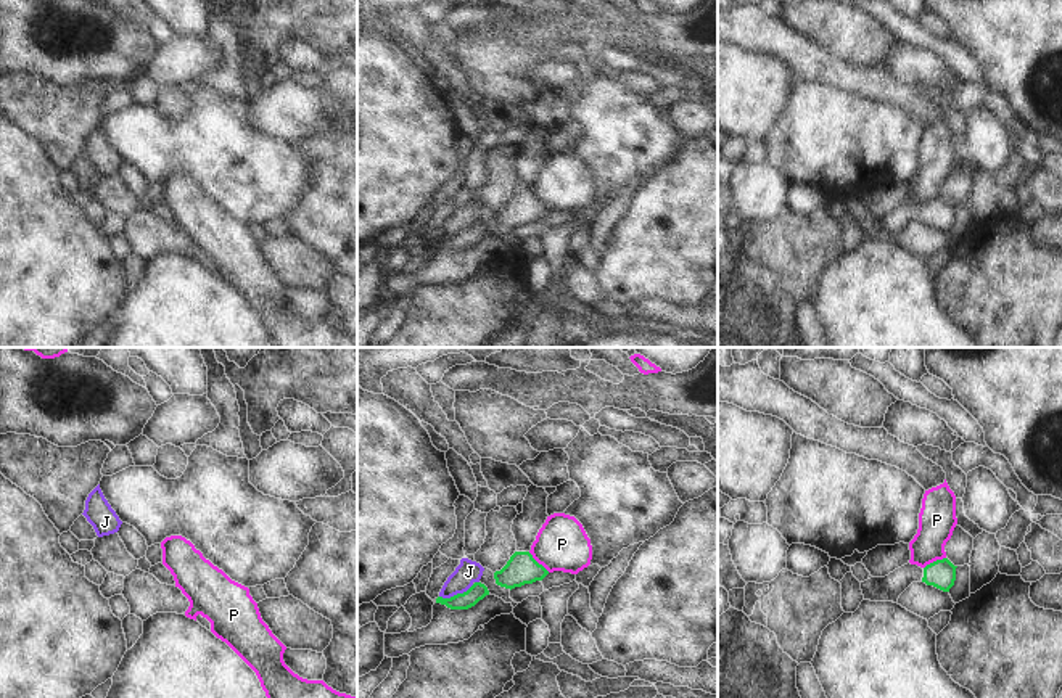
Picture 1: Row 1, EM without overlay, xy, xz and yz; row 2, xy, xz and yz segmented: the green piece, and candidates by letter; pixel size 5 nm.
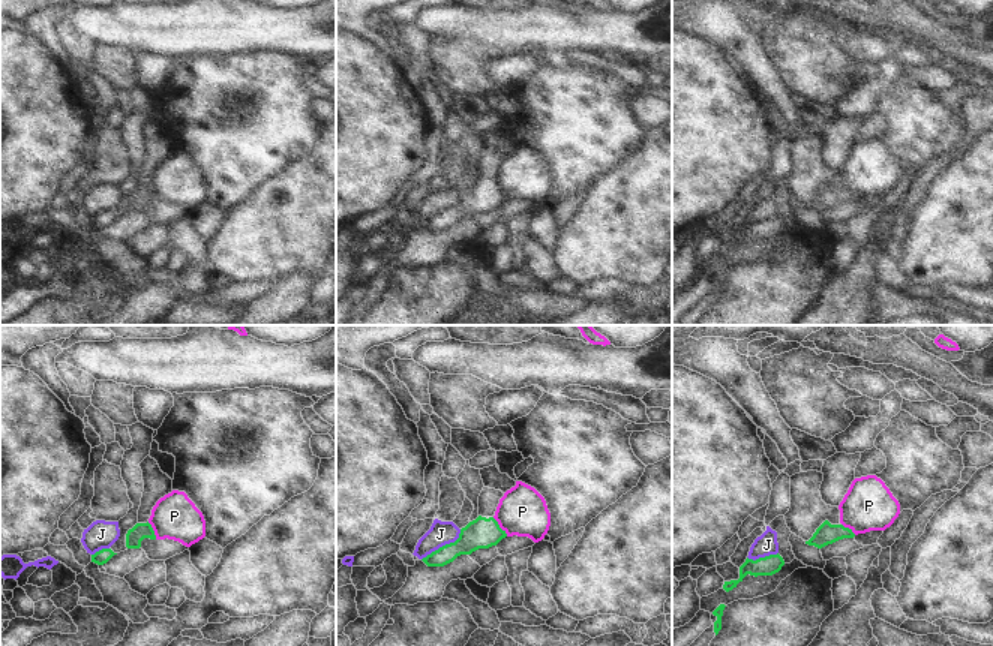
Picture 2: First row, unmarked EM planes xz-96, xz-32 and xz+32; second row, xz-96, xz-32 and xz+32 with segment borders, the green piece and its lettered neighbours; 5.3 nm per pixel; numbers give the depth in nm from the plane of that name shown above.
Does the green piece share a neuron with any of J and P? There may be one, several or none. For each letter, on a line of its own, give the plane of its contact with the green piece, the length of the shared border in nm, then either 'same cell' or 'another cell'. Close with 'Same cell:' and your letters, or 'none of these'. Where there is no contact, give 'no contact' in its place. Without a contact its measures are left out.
J: meets green in xz; contact 220 nm long; another cell
P: meets green in xz; contact 150 nm long; another cell
Same cell: none of these

